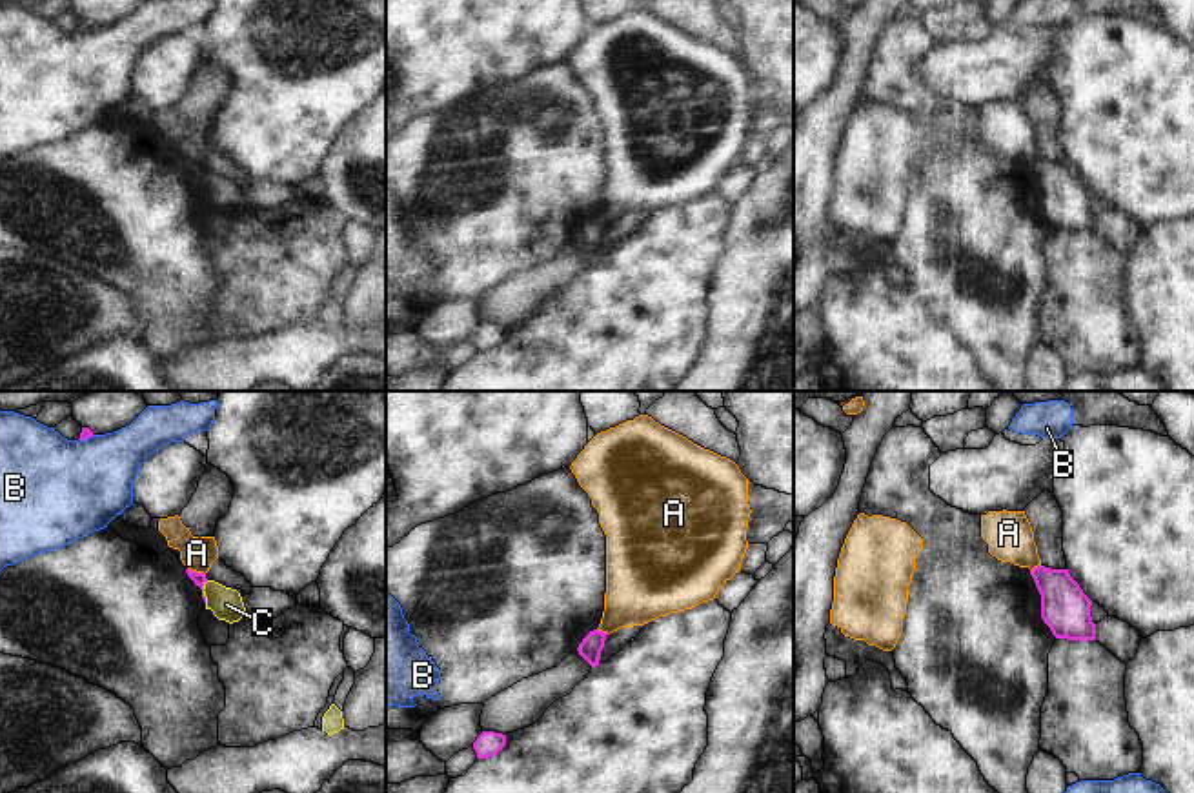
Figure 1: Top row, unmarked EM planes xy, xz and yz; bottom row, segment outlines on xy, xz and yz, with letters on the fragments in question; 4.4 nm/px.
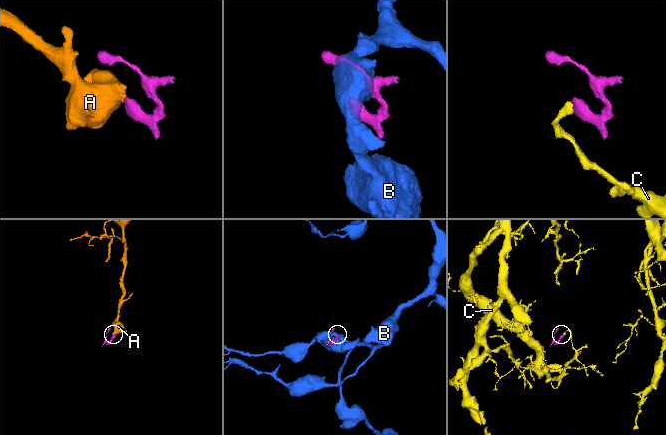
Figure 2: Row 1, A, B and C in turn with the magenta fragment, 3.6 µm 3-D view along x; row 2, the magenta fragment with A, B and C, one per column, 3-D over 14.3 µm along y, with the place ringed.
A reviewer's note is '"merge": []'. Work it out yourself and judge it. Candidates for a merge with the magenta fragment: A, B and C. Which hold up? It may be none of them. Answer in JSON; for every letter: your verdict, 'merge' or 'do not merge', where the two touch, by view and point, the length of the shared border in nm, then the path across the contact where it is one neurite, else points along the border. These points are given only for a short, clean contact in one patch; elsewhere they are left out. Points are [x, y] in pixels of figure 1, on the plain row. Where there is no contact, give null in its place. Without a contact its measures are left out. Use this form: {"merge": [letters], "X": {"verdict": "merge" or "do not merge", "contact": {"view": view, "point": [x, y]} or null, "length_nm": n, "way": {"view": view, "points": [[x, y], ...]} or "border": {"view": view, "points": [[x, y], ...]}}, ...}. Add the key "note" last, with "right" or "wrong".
{"merge": [], "A": {"verdict": "do not merge", "contact": {"view": "xy", "point": [195, 164]}, "length_nm": 90, "border": {"view": "xy", "points": [[188, 159], [204, 168]]}}, "B": {"verdict": "do not merge", "contact": {"view": "xy", "point": [86, 31]}, "length_nm": 70}, "C": {"verdict": "do not merge", "contact": {"view": "xy", "point": [202, 184]}, "length_nm": 100, "border": {"view": "xy", "points": [[208, 173], [202, 182], [204, 193]]}}, "note": "right"}

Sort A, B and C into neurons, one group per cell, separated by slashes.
A / B / C

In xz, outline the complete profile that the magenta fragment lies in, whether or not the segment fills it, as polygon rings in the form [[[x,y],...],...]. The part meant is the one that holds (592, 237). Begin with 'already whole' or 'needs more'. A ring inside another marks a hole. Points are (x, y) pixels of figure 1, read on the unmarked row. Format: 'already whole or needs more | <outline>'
already whole | [[[599,222],[590,224],[582,235],[579,236],[577,244],[579,247],[592,258],[599,258],[601,244],[604,240],[608,226],[602,226]]]

